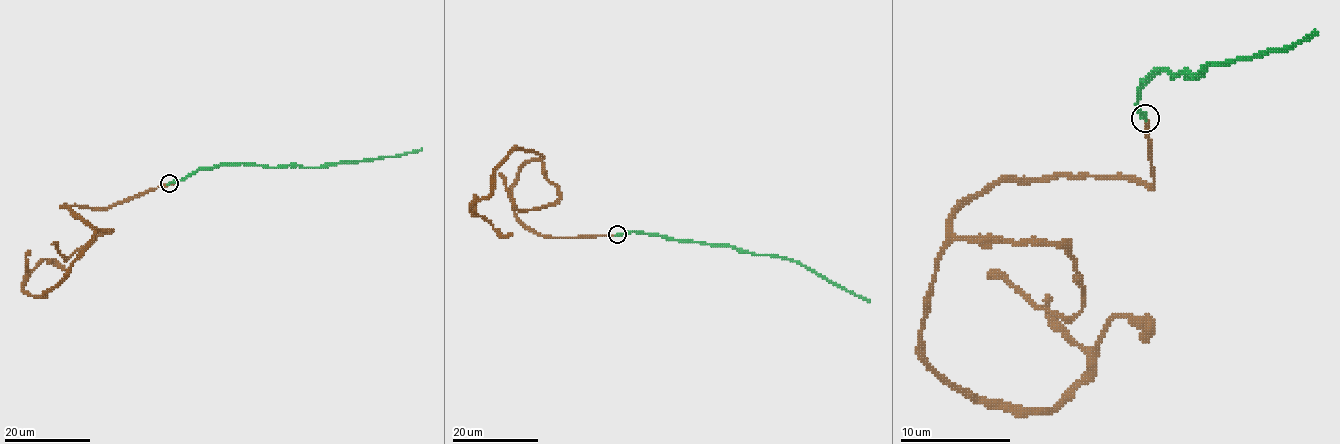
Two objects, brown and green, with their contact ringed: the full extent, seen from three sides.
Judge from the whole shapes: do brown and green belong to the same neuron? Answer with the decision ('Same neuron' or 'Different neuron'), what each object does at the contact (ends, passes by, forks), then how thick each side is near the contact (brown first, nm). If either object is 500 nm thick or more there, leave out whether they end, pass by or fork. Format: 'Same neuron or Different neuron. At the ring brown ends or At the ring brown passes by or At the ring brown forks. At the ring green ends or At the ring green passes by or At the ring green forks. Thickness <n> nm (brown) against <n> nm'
Different neuron. At the ring brown ends. At the ring green ends. Thickness 280 nm (brown) against 280 nm

